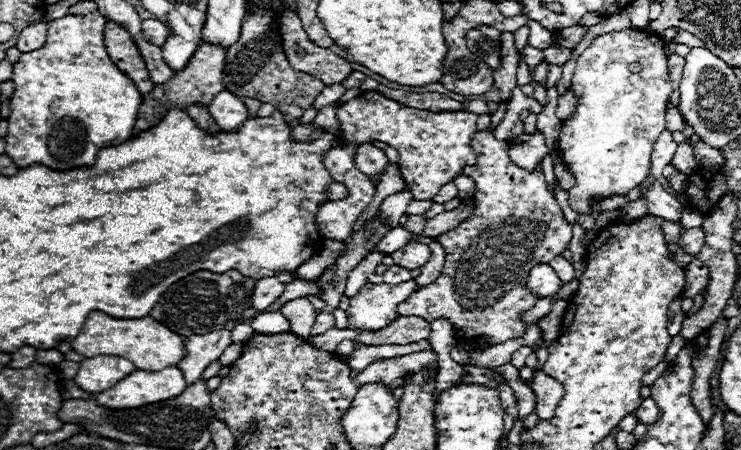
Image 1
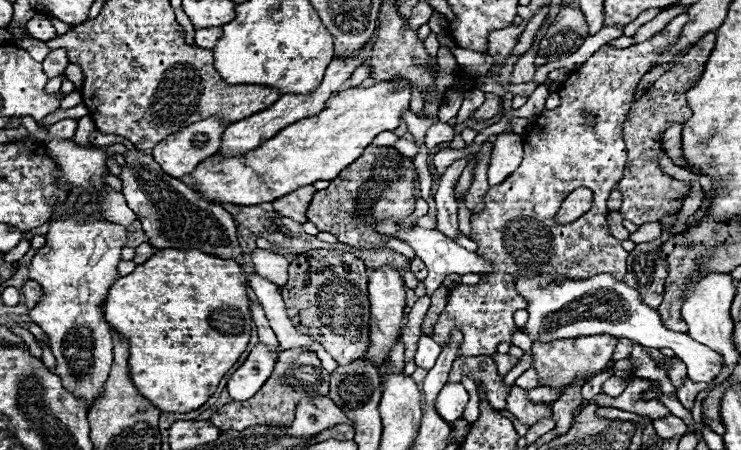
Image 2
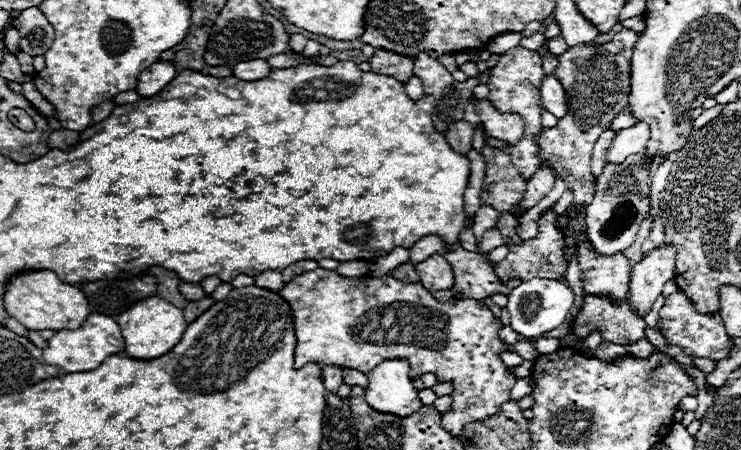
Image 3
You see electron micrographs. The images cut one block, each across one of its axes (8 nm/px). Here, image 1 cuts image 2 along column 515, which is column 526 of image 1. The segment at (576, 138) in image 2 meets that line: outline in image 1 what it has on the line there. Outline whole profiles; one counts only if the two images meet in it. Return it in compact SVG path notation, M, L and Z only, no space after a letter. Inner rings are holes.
M482 130L482 132L474 134L472 148L478 156L478 164L464 168L464 174L476 182L476 192L474 192L476 210L460 226L456 226L454 230L450 230L438 238L446 252L446 264L444 264L442 276L436 278L432 284L418 288L412 296L408 296L404 302L400 302L396 312L400 316L414 314L414 316L424 318L426 322L444 318L452 324L458 340L470 342L470 340L484 338L490 346L496 346L506 340L524 336L528 326L522 322L522 314L528 312L530 308L534 308L538 302L538 296L528 292L528 288L526 288L528 272L536 264L550 262L558 254L564 252L566 244L572 238L572 226L564 220L560 206L548 194L544 174L540 170L526 172L510 162L510 158L508 158L510 142L496 140L492 130Z

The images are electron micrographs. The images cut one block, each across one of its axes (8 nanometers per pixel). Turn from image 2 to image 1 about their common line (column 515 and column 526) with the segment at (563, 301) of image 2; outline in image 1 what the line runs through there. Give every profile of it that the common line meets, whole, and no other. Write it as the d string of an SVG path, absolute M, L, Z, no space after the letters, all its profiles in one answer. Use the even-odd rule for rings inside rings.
M536 264L528 274L526 286L532 292L536 292L540 298L544 298L548 294L554 294L560 288L560 278L550 268L550 264Z

